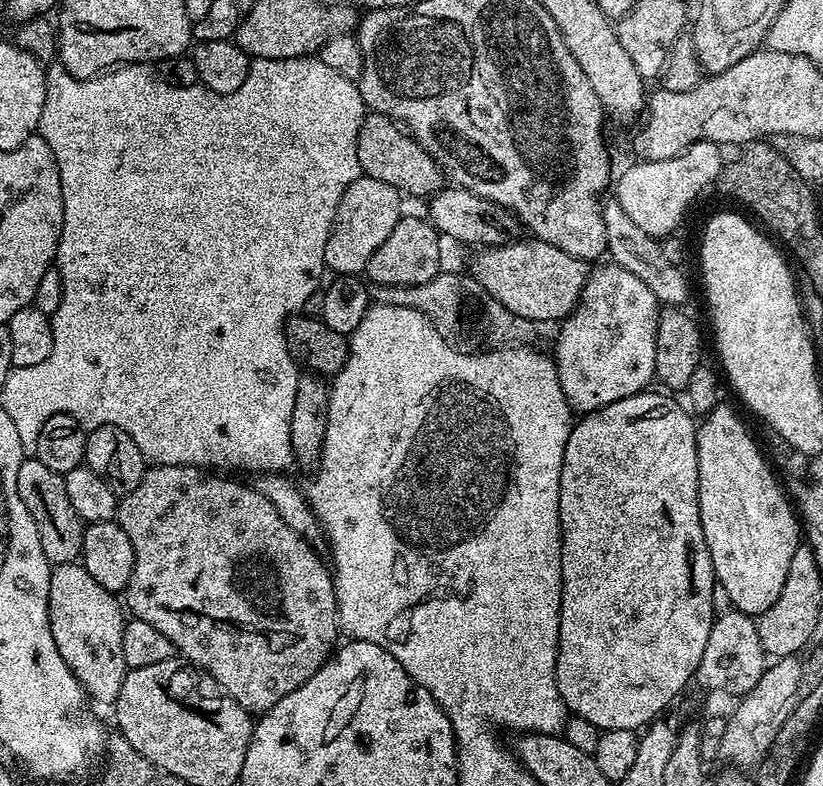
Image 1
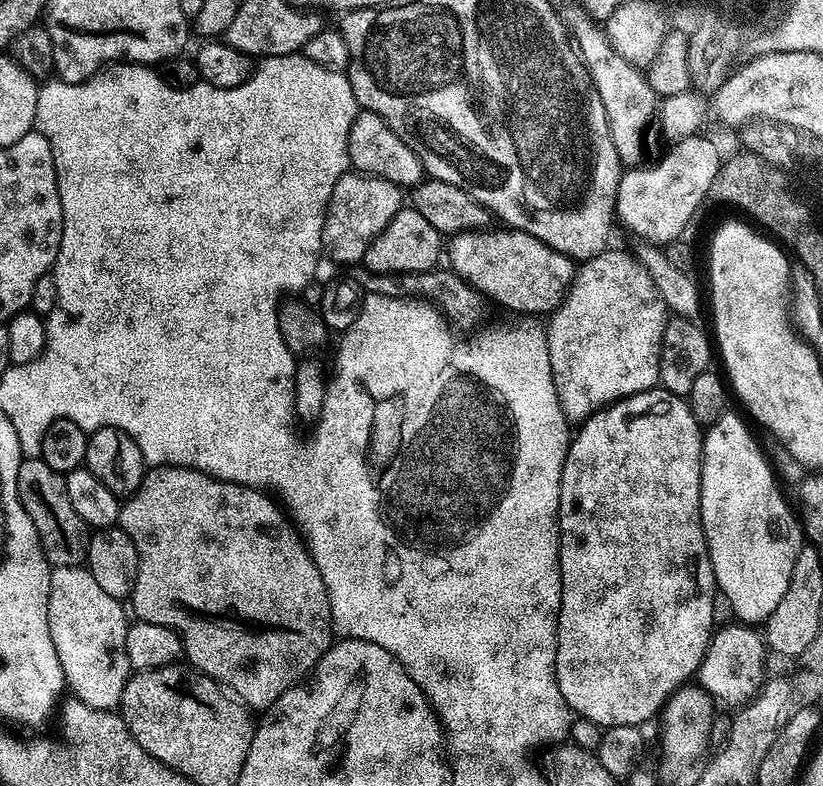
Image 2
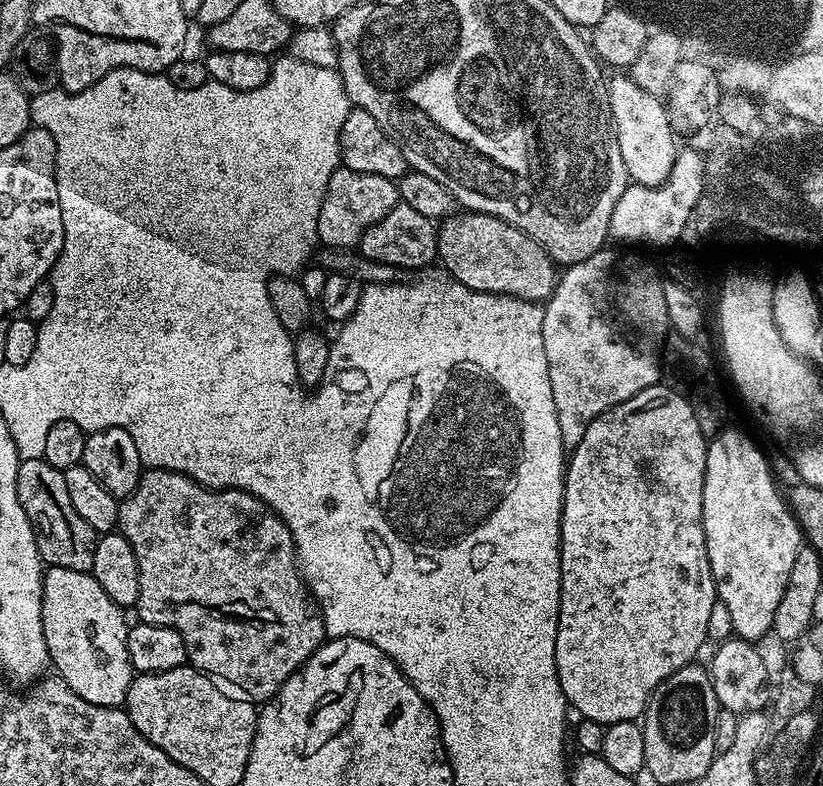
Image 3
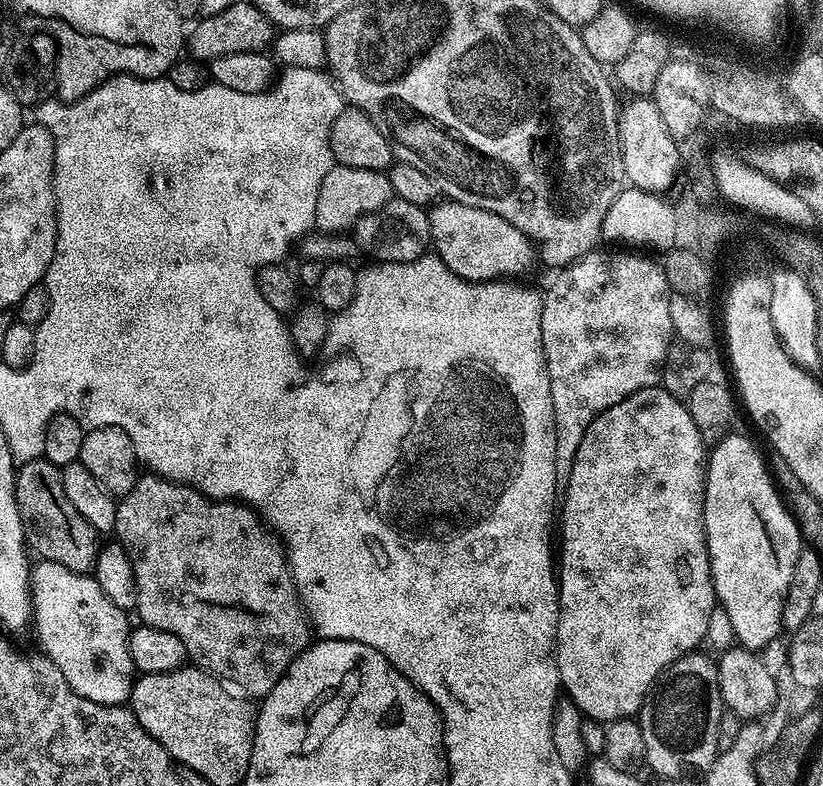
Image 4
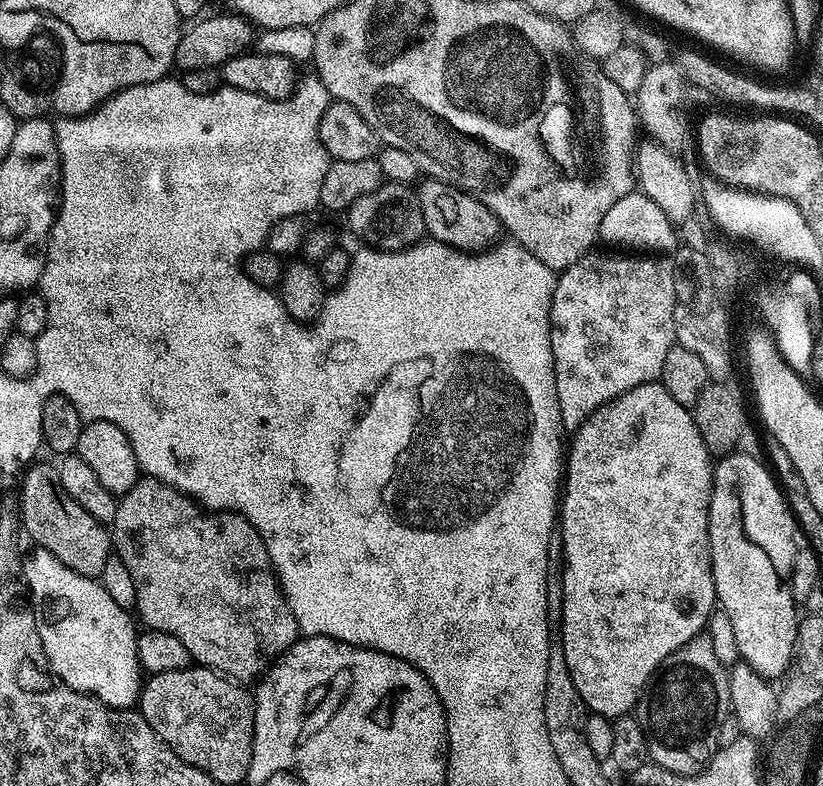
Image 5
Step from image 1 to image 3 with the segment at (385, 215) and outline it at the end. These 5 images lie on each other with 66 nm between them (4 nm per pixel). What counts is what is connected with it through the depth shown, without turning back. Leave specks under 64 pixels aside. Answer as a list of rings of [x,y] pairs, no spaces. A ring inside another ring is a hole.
[[[343,166],[336,168],[334,174],[330,176],[320,214],[317,222],[317,239],[325,246],[334,249],[351,249],[355,247],[365,232],[374,222],[380,221],[396,204],[399,199],[399,185],[381,175],[362,174],[360,171],[352,171]]]

